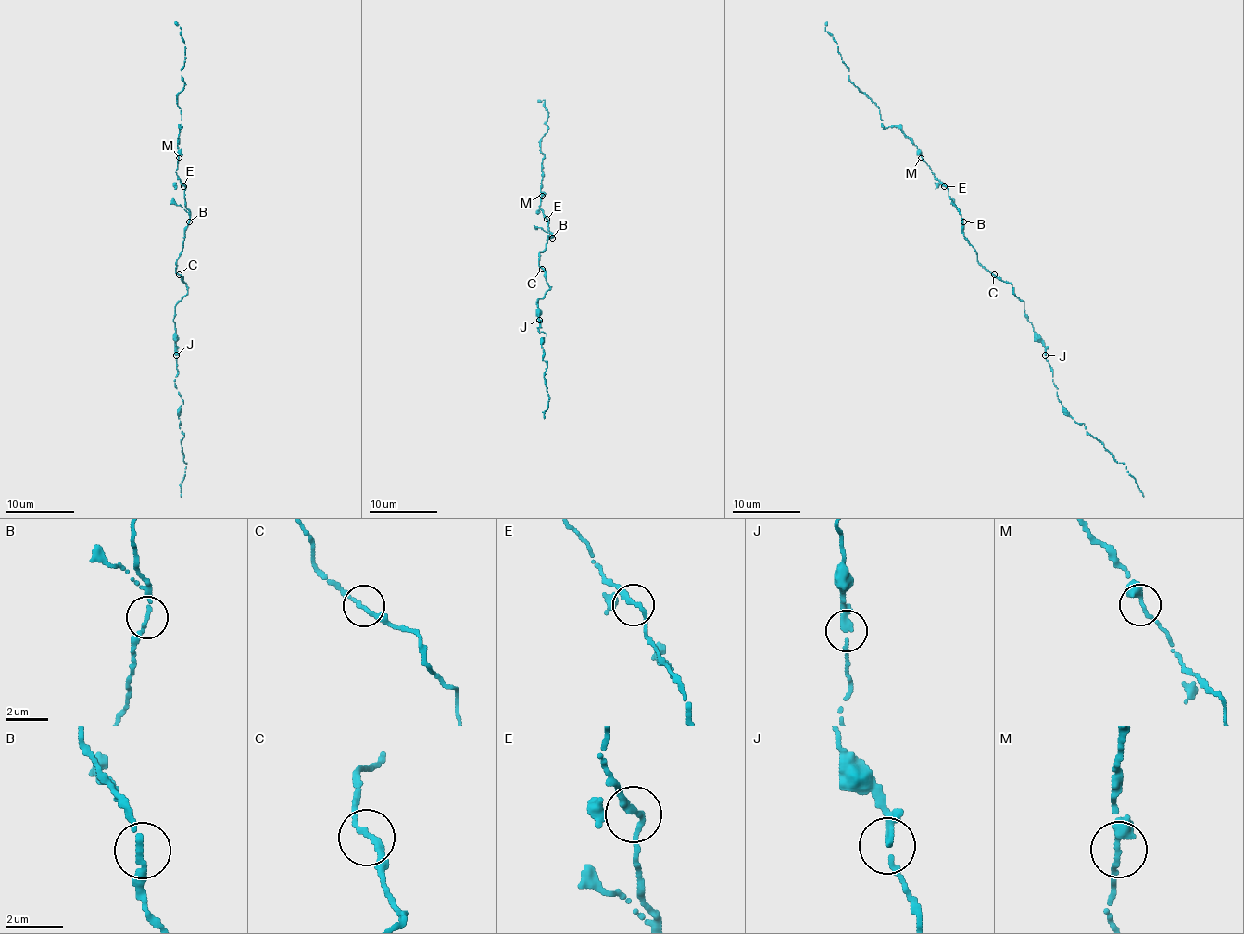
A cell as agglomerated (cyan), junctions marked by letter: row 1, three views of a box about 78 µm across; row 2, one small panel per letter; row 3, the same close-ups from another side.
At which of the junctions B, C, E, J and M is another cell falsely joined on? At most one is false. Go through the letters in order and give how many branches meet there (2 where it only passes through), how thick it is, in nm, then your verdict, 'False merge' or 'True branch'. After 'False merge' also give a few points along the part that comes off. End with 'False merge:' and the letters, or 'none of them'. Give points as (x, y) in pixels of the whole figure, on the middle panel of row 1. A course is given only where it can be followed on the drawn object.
B: Branches: 2. Thickness 240 nm. True branch
C: Branches: 2. Thickness 220 nm. True branch
E: Branches: 2. Thickness 240 nm. True branch
J: Branches: 2. Thickness 240 nm. True branch
M: Branches: 3. Thickness 240 nm. True branch
False merge: none of them

